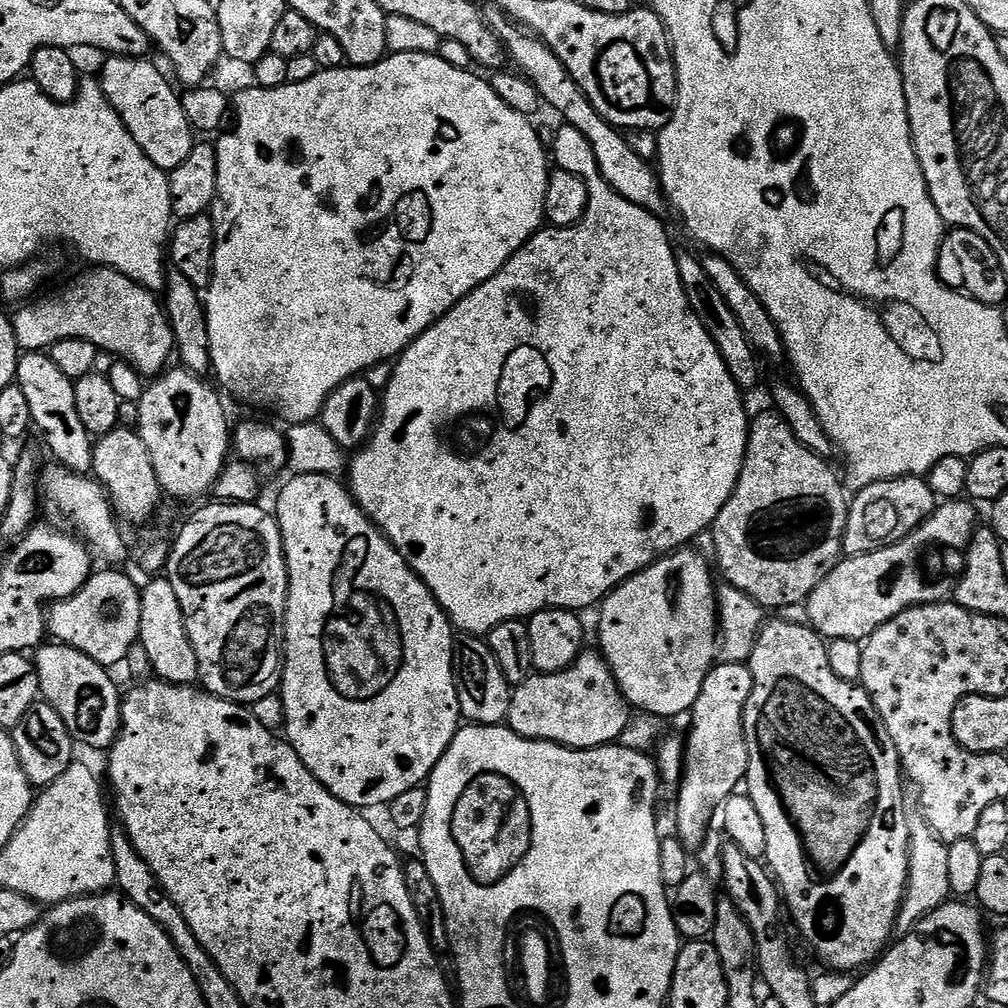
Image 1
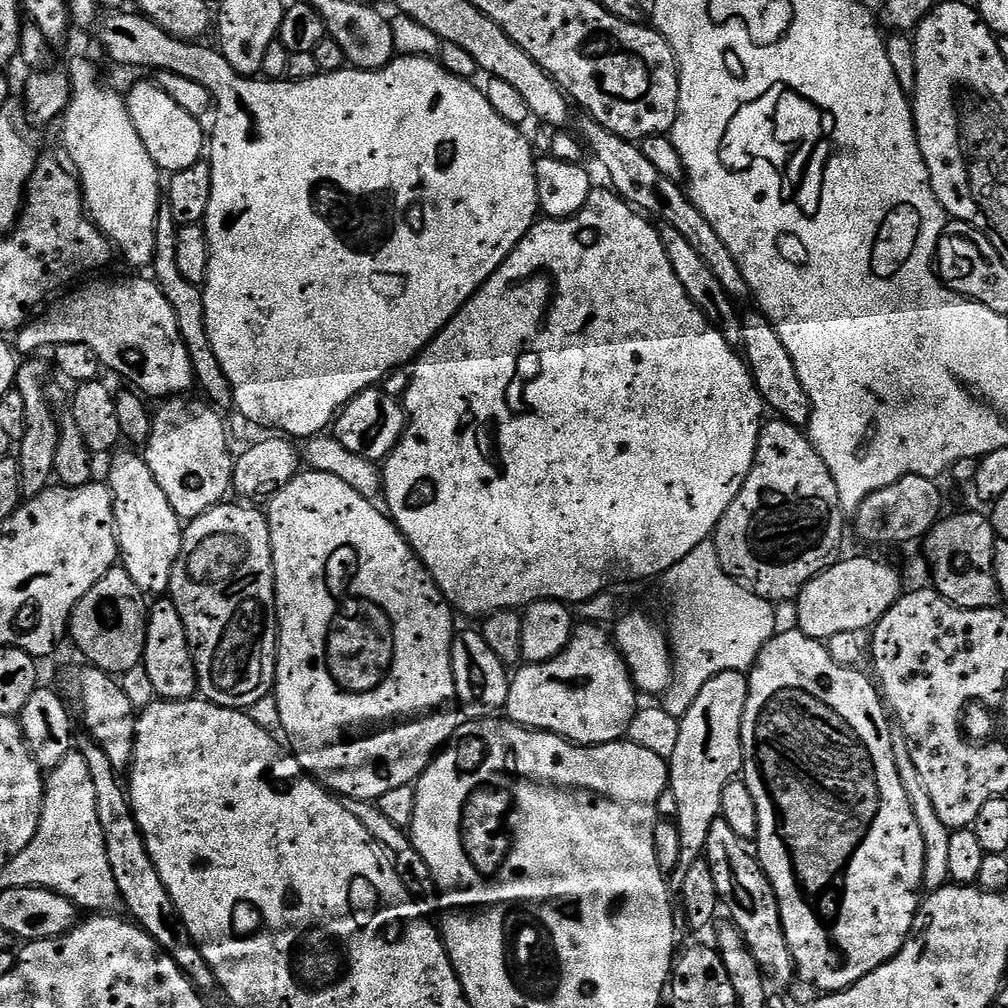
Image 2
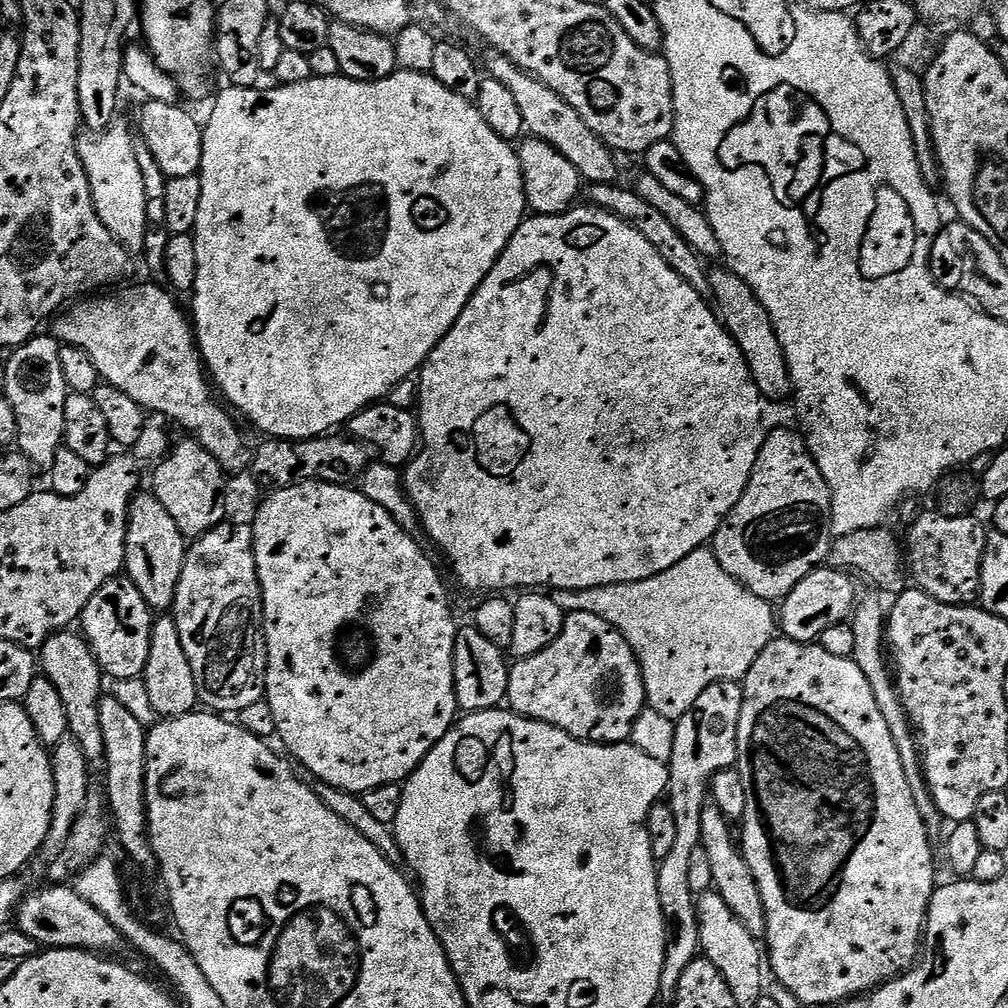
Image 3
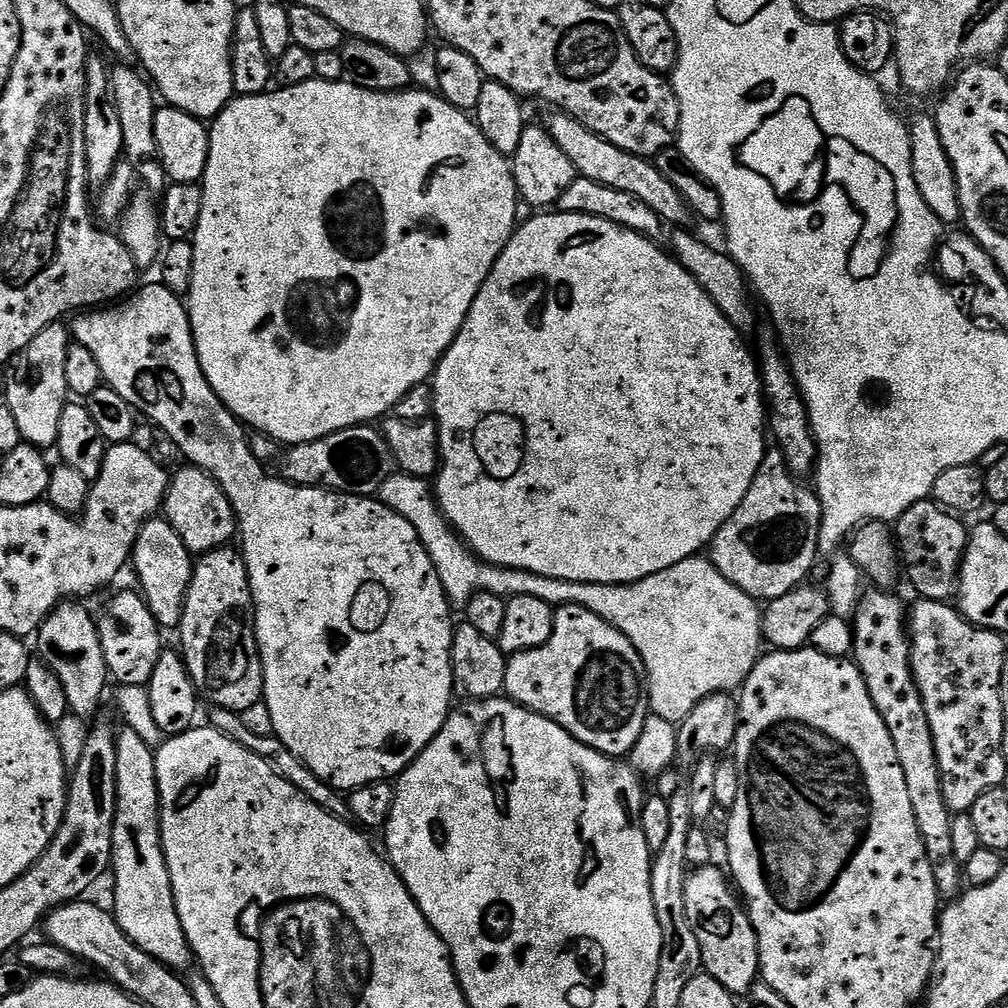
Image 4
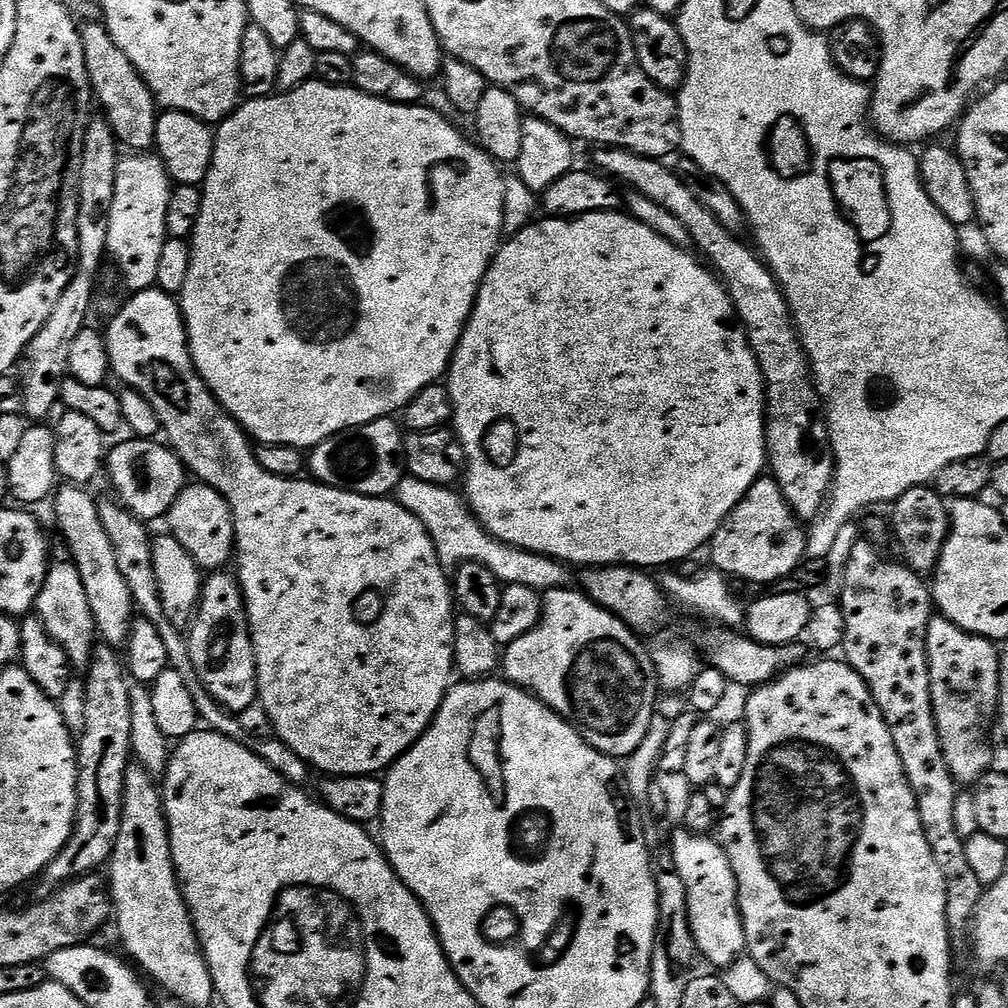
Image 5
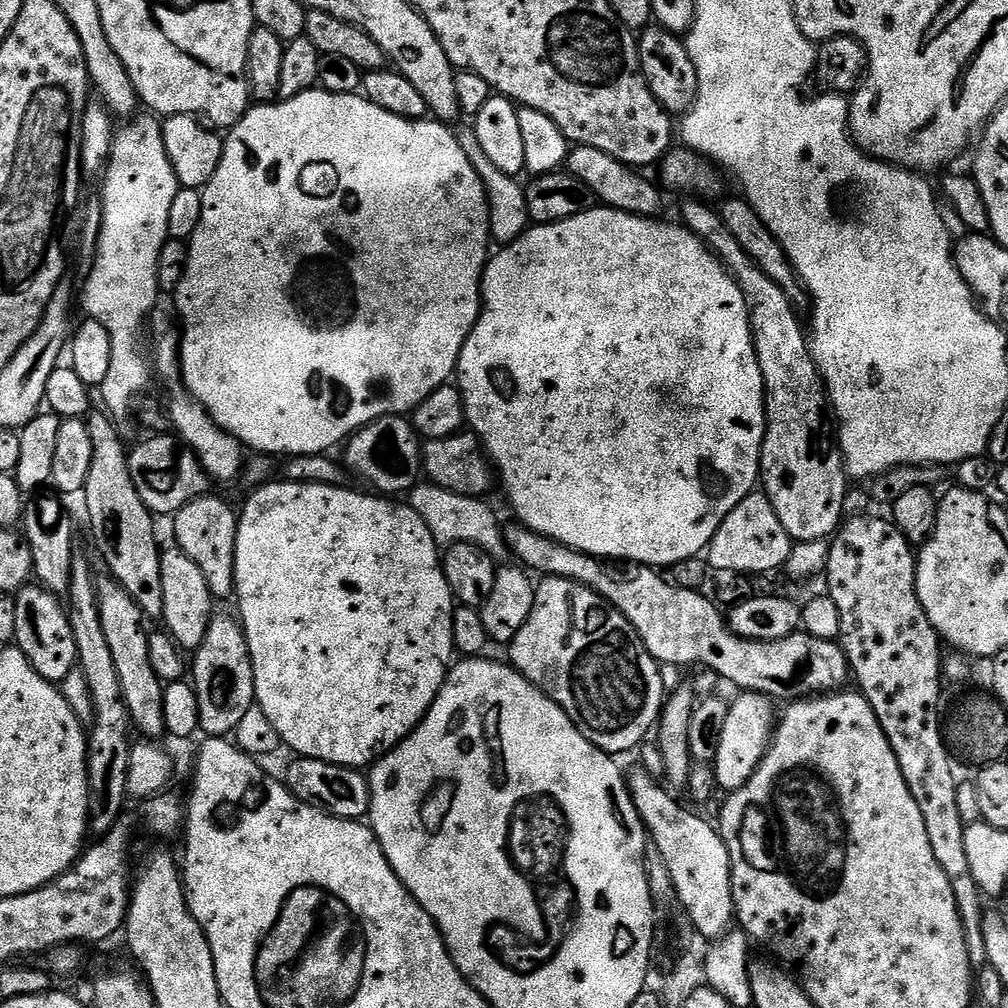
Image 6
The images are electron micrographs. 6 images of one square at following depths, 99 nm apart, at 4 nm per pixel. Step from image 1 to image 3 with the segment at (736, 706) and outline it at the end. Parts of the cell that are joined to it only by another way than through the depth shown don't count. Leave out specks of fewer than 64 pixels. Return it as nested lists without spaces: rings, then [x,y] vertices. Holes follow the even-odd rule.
[[[723,680],[722,682],[714,682],[714,686],[706,686],[706,690],[702,690],[702,695],[698,697],[698,702],[694,702],[694,706],[690,706],[690,710],[686,710],[686,714],[682,719],[676,721],[676,733],[674,734],[674,754],[671,760],[668,761],[668,790],[666,793],[666,803],[668,807],[672,808],[675,819],[675,835],[674,846],[671,847],[670,854],[667,854],[664,860],[659,861],[656,869],[656,881],[658,882],[658,902],[662,902],[662,914],[664,915],[664,929],[668,935],[666,942],[666,950],[664,951],[664,965],[662,966],[662,978],[660,979],[660,992],[663,995],[668,995],[668,998],[675,997],[676,987],[682,978],[682,974],[686,974],[686,966],[690,966],[690,962],[698,959],[700,952],[700,927],[698,926],[698,918],[696,917],[696,902],[697,897],[690,890],[690,857],[694,854],[694,850],[700,847],[700,835],[702,834],[702,810],[710,796],[710,789],[712,786],[712,779],[720,772],[725,772],[727,768],[733,767],[736,762],[736,739],[738,738],[738,722],[742,714],[742,702],[744,701],[743,687],[737,681]]]

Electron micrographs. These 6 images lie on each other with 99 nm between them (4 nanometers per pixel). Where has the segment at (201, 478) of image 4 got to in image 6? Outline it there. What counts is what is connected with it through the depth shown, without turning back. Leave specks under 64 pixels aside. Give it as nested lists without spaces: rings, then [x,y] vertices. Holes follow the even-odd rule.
[[[205,494],[199,496],[197,500],[191,500],[185,508],[175,513],[176,520],[176,540],[180,551],[185,552],[190,558],[190,562],[194,562],[194,566],[198,566],[198,570],[202,570],[202,578],[206,578],[206,586],[212,592],[213,597],[217,601],[224,600],[233,595],[236,583],[234,582],[234,550],[236,549],[236,526],[238,523],[237,513],[232,512],[232,508],[224,500],[219,500],[213,494]]]

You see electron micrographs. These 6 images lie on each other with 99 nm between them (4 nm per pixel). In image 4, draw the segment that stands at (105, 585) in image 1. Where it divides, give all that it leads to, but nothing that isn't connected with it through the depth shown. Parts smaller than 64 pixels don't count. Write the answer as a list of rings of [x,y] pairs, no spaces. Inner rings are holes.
[[[137,591],[120,592],[107,604],[104,616],[101,615],[98,623],[103,654],[113,679],[121,685],[146,686],[164,651],[160,636],[162,630],[147,601]]]

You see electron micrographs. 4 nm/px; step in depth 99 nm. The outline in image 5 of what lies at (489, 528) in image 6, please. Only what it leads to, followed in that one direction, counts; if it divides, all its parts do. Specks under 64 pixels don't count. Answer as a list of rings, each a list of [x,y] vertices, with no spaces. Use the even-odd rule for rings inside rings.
[[[405,475],[404,481],[396,488],[394,499],[406,511],[414,514],[418,522],[422,522],[445,569],[455,570],[461,564],[481,564],[496,576],[501,585],[530,586],[541,594],[552,588],[569,587],[573,583],[574,572],[569,565],[550,556],[537,556],[535,552],[527,552],[525,548],[516,548],[513,544],[503,544],[501,540],[494,538],[480,525],[476,515],[468,507],[467,499],[455,487],[422,482],[422,478]]]

